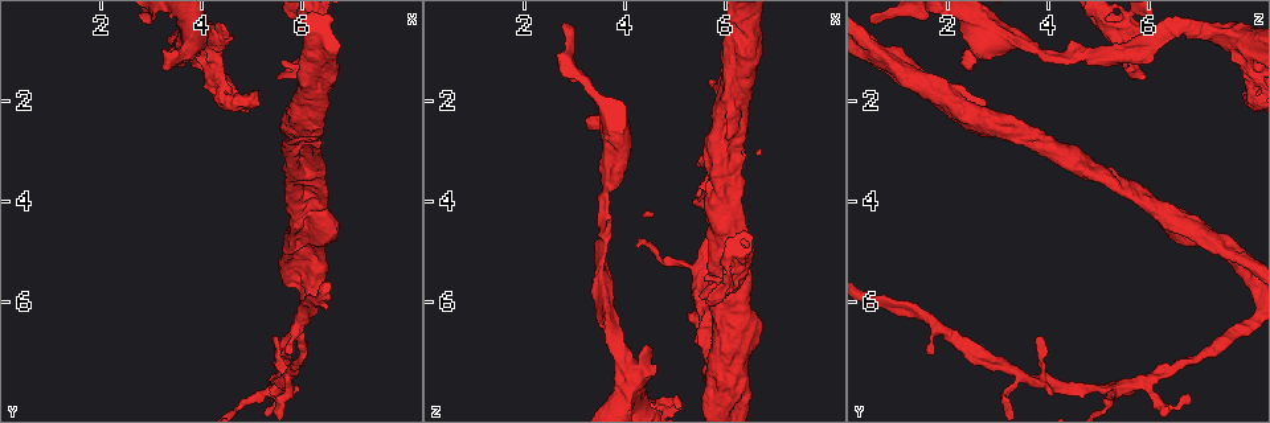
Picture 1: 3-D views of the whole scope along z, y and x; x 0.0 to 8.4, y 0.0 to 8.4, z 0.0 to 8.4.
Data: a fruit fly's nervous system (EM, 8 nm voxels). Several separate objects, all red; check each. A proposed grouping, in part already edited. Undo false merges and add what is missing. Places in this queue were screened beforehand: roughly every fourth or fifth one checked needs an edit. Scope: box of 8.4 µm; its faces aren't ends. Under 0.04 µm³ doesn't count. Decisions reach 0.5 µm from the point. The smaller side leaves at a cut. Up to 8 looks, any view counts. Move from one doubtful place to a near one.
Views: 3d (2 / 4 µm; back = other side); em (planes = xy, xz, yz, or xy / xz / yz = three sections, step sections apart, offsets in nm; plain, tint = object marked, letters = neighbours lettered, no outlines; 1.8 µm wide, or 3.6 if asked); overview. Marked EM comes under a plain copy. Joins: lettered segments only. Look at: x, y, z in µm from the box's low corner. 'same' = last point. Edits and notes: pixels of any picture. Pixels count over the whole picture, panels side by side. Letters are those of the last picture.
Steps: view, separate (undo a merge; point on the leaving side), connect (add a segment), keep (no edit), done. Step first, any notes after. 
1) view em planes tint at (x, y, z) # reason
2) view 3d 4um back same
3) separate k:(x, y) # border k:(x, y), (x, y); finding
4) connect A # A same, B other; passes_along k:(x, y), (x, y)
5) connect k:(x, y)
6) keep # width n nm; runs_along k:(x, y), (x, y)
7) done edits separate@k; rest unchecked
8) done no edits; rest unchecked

view 3d 4um back at (5.60, 7.70, 5.45) # thick turns thin

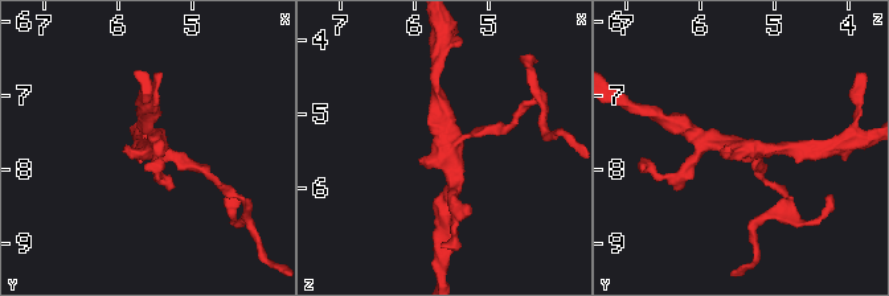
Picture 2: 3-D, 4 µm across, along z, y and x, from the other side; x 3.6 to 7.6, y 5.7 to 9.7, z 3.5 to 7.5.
view em planes letters at (5.55, 7.70, 5.40) # arms 3

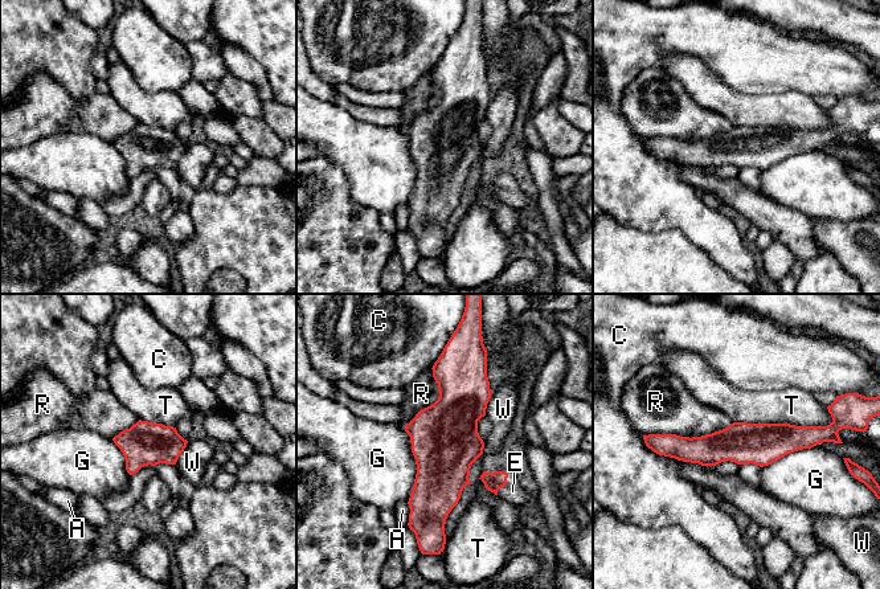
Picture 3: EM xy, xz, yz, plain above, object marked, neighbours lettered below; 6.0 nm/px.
connect E # longest_contact T 600 nm; A other, C other, E same, G other, R other, T other, W other; passes_along 3:(494, 481), (503, 486), (512, 491); the neuron continues

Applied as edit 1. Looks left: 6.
view 3d 4um at (5.90, 4.20, 6.30) # arms run side by side

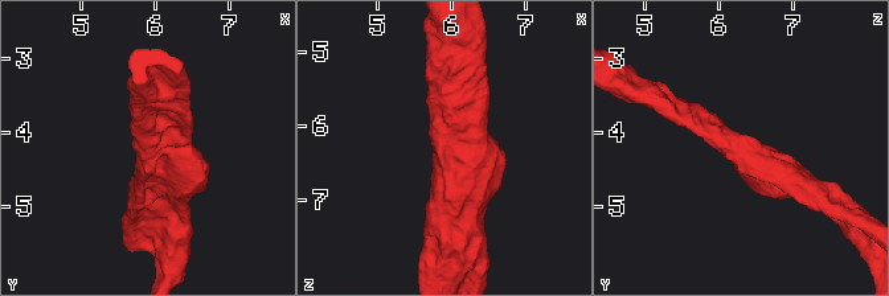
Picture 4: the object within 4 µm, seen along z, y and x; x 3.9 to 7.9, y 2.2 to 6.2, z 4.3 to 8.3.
view em xy step 16 letters at (5.95, 4.20, 6.25) # need the tissue

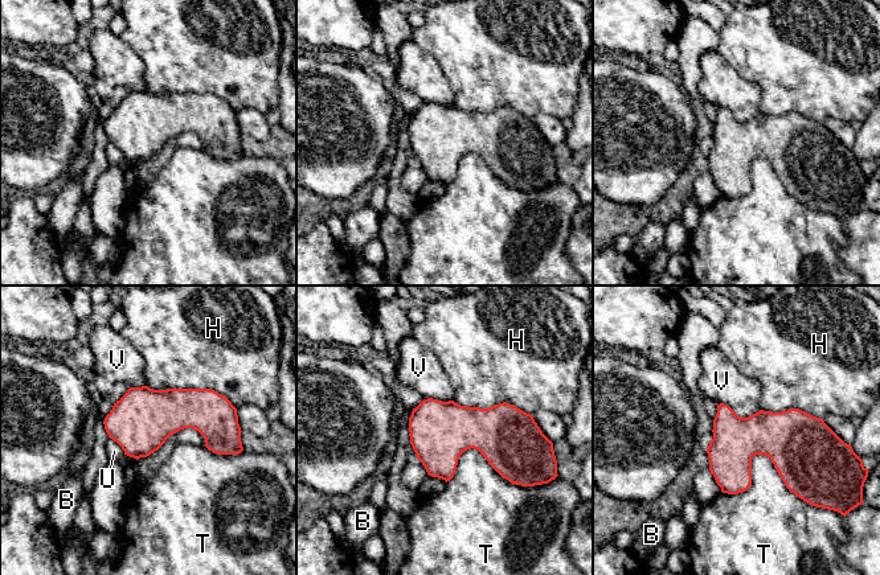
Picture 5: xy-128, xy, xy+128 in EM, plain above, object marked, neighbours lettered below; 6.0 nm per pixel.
keep # B other, H other, T other, U other, V other; border 5:(717, 403), (740, 417), (760, 410); all the same neuron

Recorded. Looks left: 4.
view overview

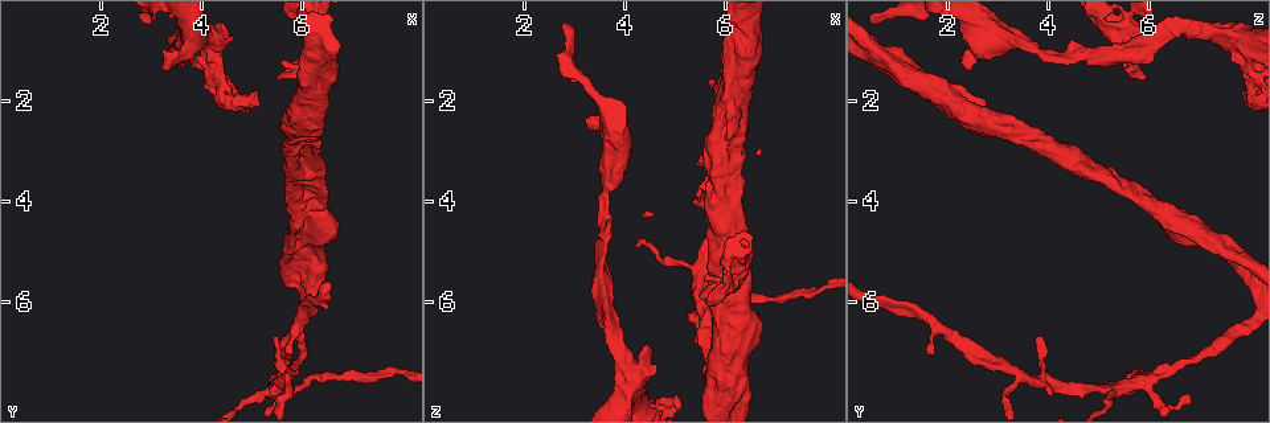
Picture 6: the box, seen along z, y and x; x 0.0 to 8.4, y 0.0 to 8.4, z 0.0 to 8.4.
view 3d 4um at (3.60, 1.00, 3.80) # sudden change in width

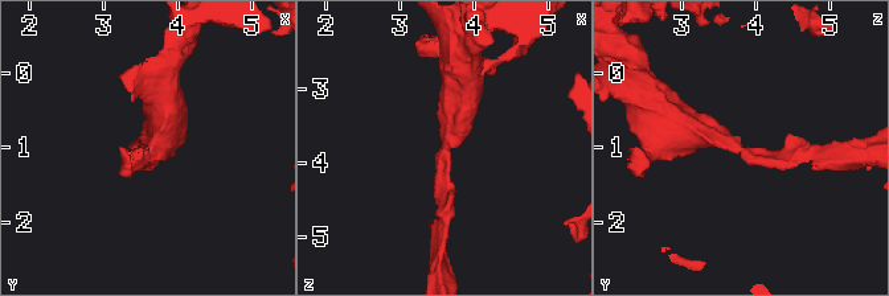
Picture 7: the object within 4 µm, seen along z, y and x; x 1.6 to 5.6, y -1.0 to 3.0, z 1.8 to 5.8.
view em planes tint at (3.60, 1.05, 3.90) # arm_widths 220, 440 nm

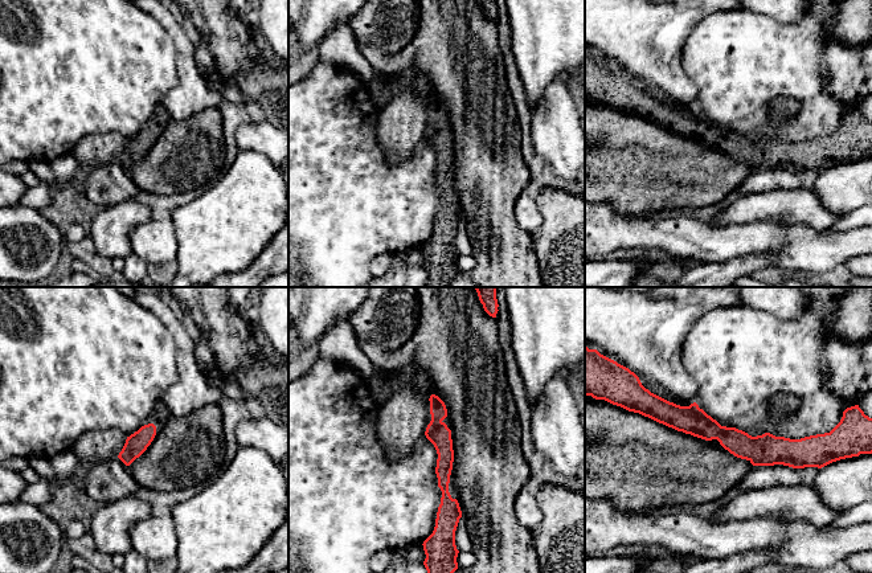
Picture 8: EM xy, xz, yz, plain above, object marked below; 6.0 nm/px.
view em planes letters same

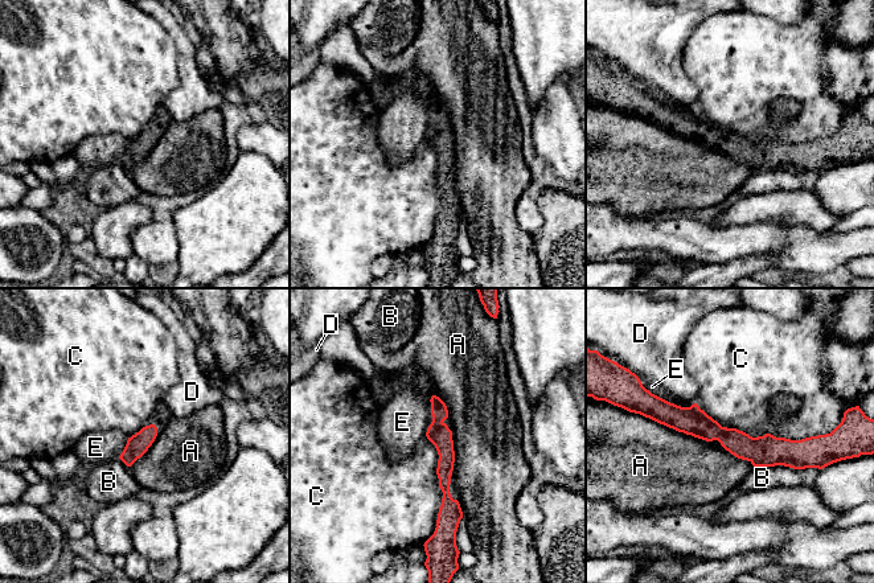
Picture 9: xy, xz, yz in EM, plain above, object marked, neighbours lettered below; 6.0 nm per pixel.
keep # width 140 nm; A other, B other, C other, D other, E other; border 9:(696, 403), (753, 436), (825, 434); one neuron here

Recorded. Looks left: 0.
done edits connect@3; rest unchecked

